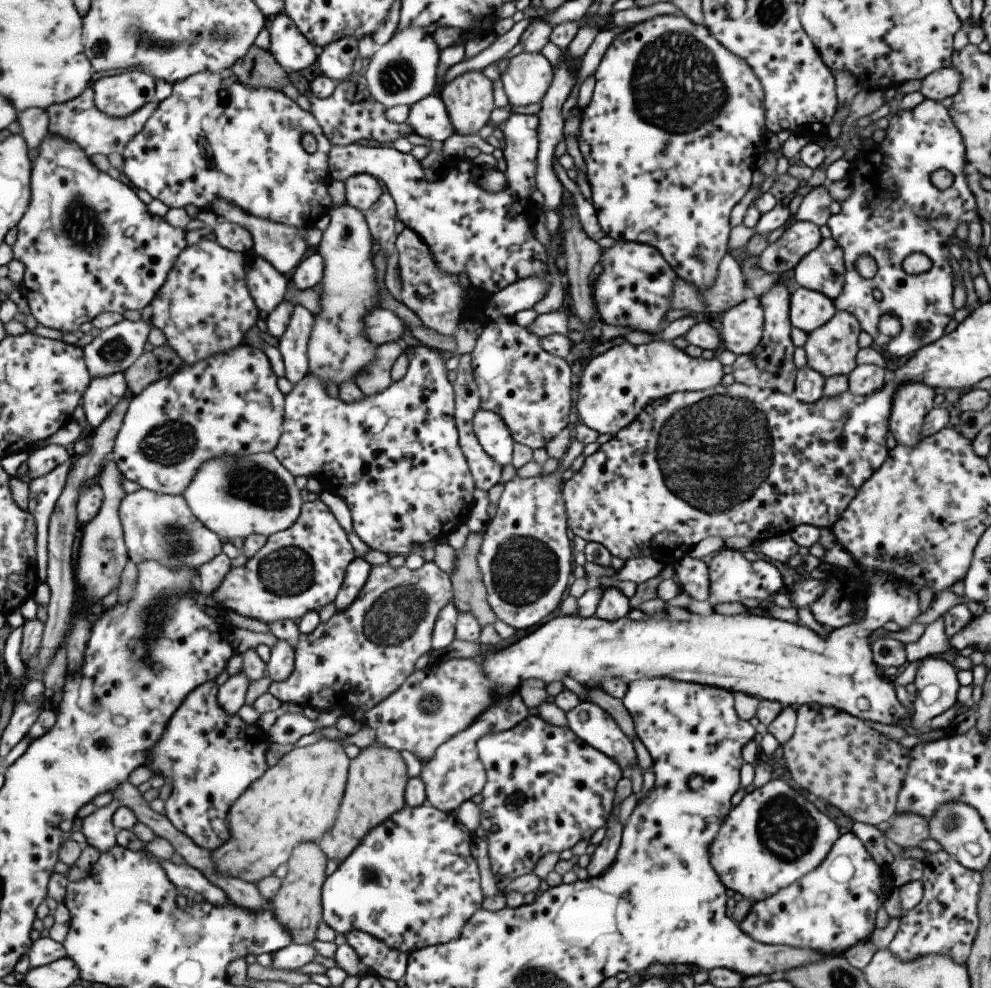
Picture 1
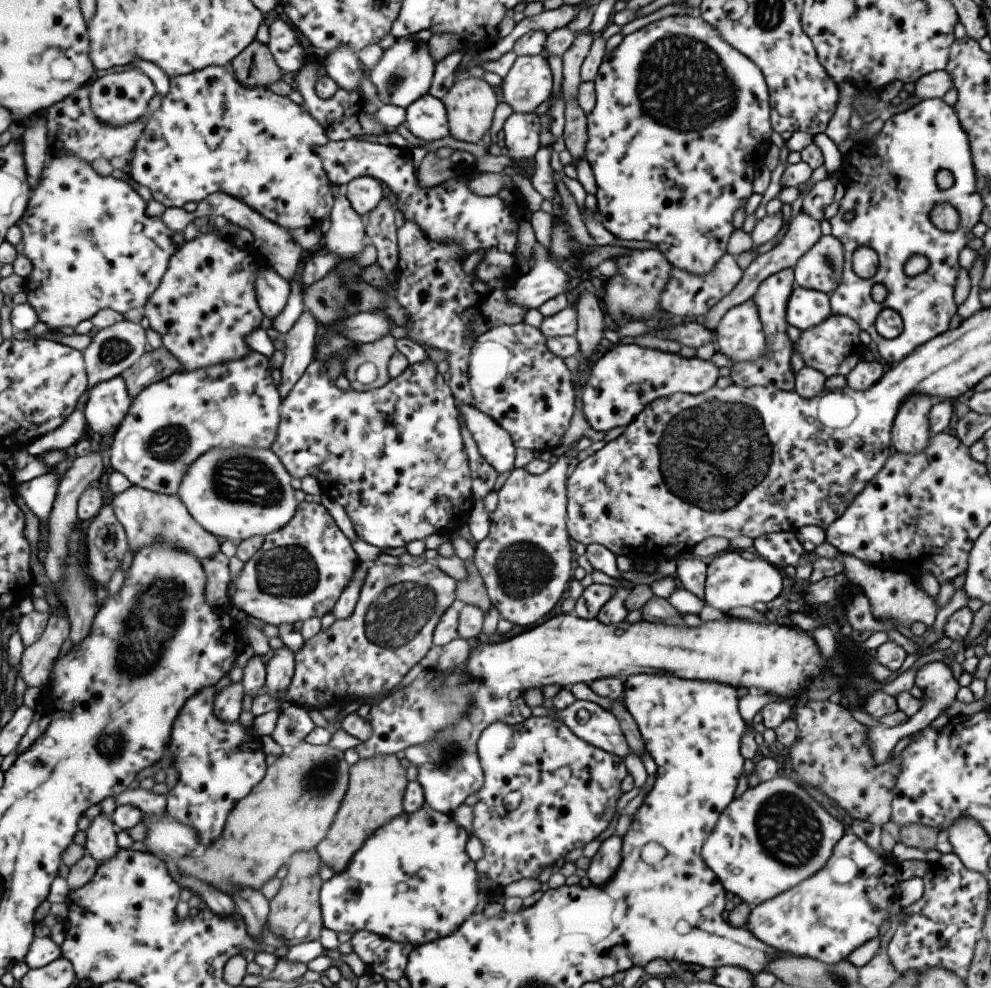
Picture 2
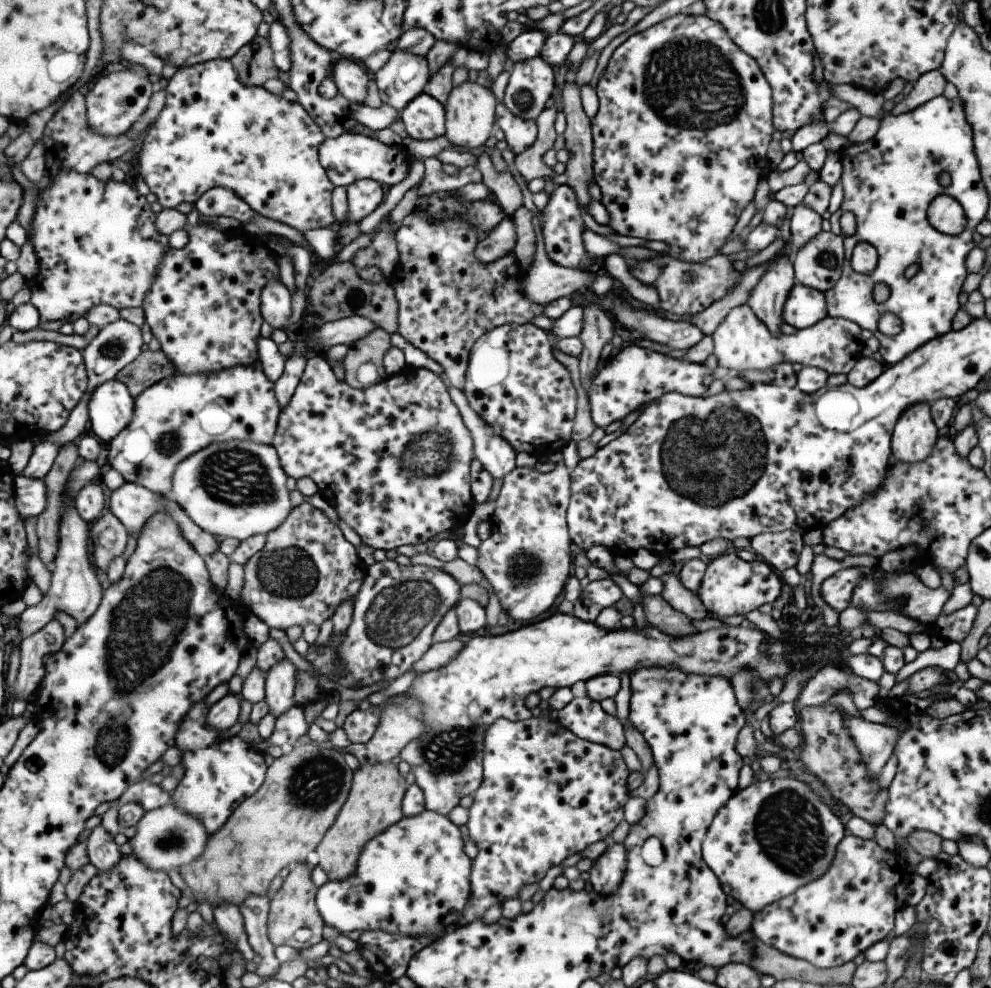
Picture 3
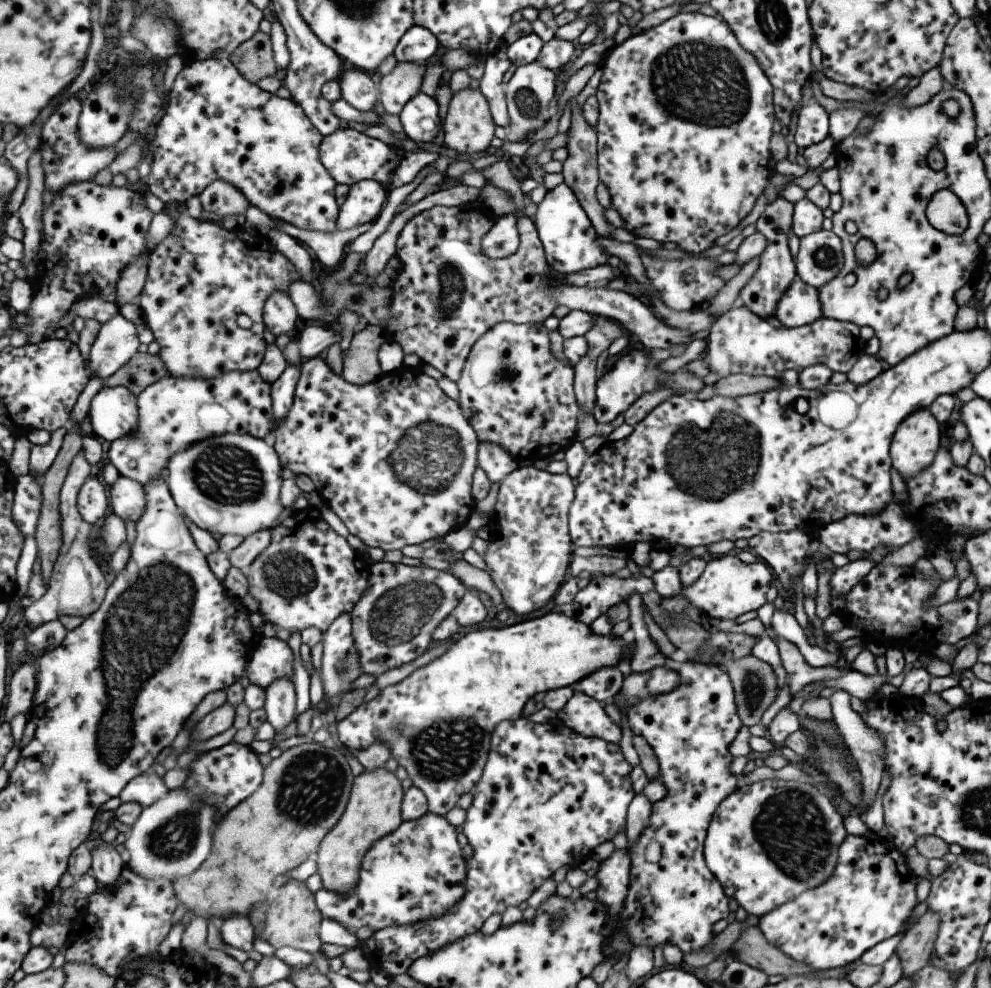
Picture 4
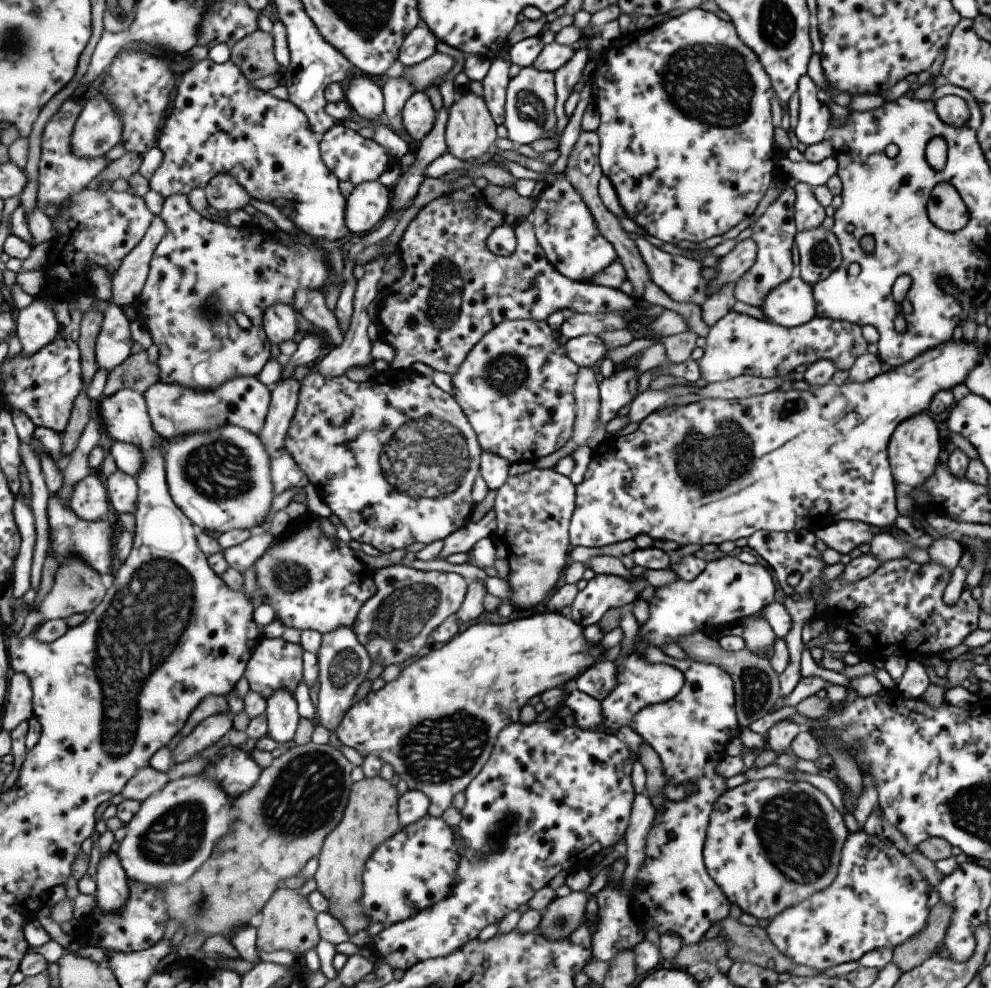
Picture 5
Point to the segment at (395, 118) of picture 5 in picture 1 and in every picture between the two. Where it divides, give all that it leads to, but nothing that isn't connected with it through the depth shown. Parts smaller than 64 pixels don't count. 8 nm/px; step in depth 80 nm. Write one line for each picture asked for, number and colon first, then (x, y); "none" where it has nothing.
1: (402, 71)
2: (404, 73)
3: (405, 75)
4: (396, 89)

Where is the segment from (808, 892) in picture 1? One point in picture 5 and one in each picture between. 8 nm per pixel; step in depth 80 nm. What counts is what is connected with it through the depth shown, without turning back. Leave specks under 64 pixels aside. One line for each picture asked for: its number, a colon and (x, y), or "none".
2: (827, 915)
3: (828, 921)
4: (871, 893)
5: (878, 898)

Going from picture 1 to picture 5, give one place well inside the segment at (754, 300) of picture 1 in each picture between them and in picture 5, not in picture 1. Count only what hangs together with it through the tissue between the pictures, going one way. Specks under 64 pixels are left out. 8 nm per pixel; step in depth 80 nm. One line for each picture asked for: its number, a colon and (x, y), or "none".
2: (738, 335)
3: (741, 341)
4: (738, 341)
5: (736, 344)

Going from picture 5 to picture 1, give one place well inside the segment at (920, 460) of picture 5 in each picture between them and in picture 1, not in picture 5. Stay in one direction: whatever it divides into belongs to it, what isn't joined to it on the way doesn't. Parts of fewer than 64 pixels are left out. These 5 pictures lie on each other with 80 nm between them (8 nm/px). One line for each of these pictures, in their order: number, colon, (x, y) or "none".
1: (911, 401)
2: (909, 434)
3: (913, 435)
4: (913, 445)

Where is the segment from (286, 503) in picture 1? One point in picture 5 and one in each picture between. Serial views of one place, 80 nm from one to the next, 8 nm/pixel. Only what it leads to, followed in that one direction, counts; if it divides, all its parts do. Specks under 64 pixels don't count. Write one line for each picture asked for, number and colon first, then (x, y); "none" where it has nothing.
2: (236, 493)
3: (238, 489)
4: (230, 484)
5: (221, 479)

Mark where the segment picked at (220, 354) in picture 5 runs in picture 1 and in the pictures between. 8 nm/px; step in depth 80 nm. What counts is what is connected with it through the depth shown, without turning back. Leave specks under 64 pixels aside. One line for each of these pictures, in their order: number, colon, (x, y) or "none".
1: (206, 307)
2: (205, 308)
3: (205, 306)
4: (202, 277)

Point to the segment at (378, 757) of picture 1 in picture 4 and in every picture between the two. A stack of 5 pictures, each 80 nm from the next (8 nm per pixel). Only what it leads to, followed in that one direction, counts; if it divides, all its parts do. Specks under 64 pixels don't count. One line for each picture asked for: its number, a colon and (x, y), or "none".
2: (373, 798)
3: (373, 804)
4: (372, 814)

